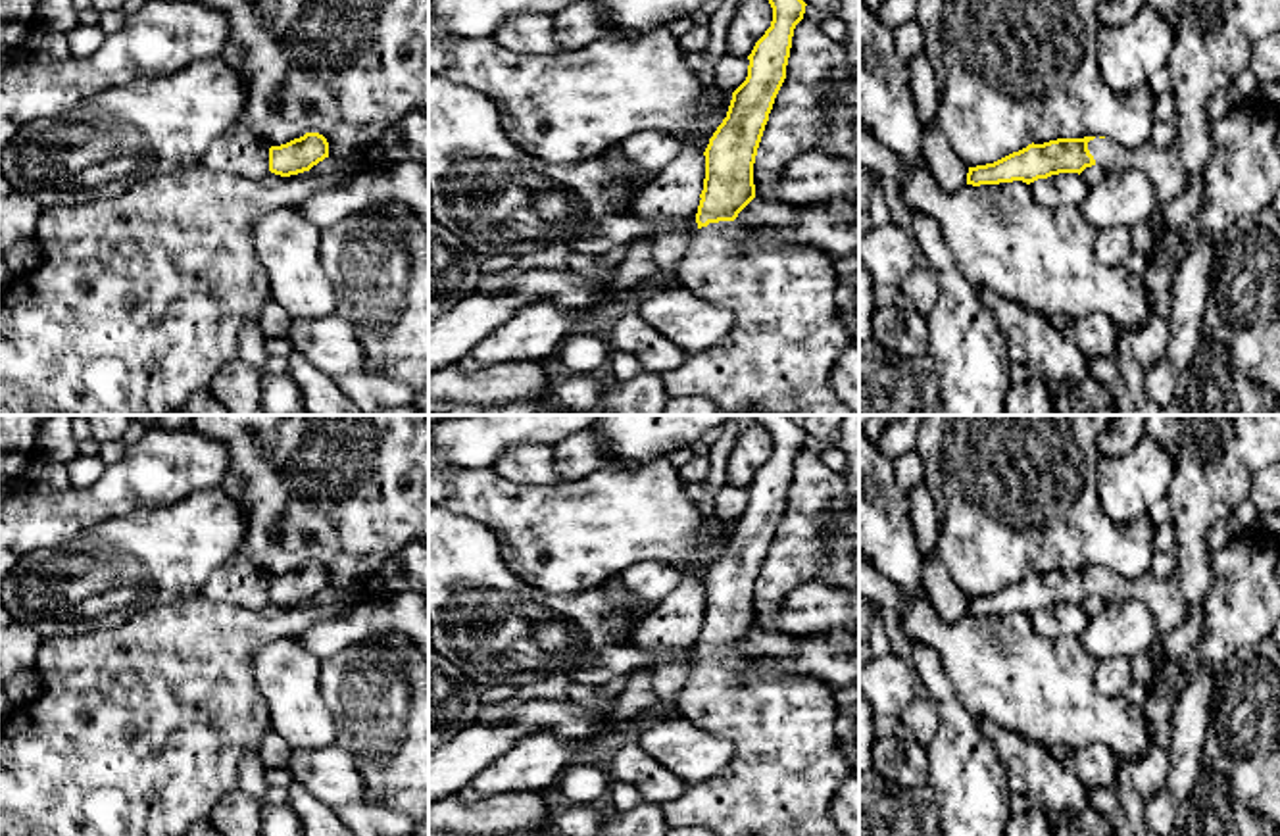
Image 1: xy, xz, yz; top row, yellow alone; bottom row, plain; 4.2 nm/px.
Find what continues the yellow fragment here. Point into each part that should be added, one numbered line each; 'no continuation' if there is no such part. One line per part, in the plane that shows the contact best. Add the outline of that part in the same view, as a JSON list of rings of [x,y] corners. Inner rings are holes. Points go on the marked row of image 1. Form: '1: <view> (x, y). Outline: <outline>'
1: yz (1244, 177). Outline: [[[1261,96],[1232,106],[1211,125],[1215,158],[1203,175],[1199,209],[1182,233],[1165,225],[1165,206],[1190,186],[1188,169],[1174,146],[1157,148],[1151,140],[1124,148],[1111,138],[1088,142],[1088,150],[1105,171],[1142,171],[1155,190],[1155,211],[1149,225],[1155,248],[1167,265],[1180,261],[1201,236],[1222,242],[1228,229],[1272,206],[1280,192],[1280,113]]]

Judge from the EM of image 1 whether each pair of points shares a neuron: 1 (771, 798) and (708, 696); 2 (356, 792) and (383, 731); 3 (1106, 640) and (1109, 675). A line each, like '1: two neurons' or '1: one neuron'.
1: one neuron
2: two neurons
3: two neurons

